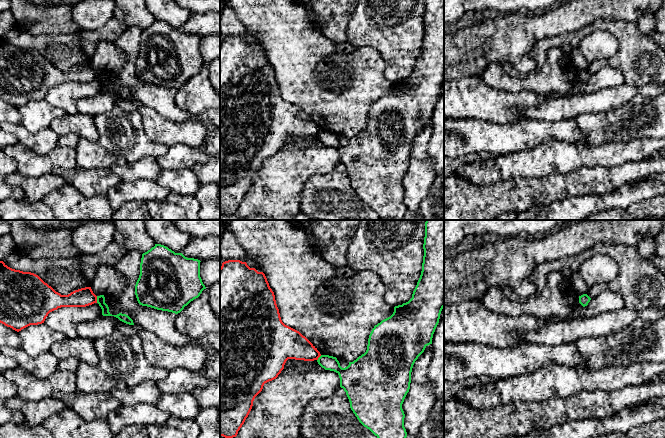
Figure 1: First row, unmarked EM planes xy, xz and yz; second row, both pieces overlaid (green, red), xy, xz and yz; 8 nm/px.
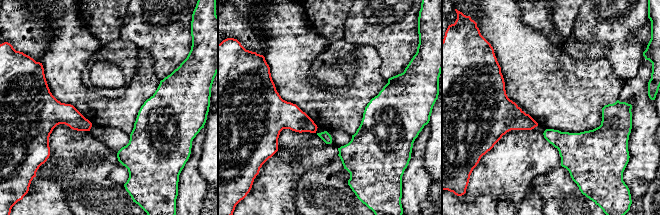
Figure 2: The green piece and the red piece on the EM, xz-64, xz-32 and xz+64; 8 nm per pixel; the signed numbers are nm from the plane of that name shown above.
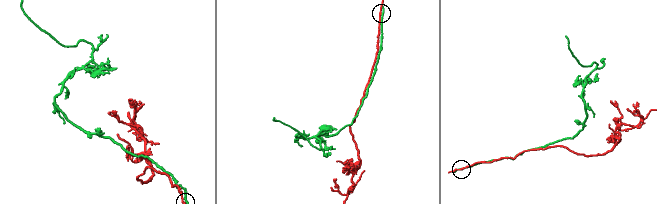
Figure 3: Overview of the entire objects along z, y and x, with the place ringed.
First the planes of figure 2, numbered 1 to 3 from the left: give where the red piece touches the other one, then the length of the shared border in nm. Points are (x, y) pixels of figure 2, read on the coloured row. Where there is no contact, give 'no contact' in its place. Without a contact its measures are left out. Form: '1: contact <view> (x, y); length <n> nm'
1: no contact
2: no contact
3: no contact

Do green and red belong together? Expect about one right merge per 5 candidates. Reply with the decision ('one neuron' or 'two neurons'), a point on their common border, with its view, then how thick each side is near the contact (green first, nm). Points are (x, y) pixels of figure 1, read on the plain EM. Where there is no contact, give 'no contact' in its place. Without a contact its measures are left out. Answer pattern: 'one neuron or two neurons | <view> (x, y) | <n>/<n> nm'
two neurons | xy (97, 75) | 60/150 nm

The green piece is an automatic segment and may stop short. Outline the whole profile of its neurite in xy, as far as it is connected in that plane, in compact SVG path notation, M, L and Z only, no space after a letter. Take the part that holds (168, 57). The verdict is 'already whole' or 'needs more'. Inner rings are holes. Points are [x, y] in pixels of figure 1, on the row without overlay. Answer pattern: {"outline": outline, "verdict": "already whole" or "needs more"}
{"outline": "M155 20L142 30L140 51L135 61L138 79L180 89L206 65L200 53L200 38Z", "verdict": "already whole"}

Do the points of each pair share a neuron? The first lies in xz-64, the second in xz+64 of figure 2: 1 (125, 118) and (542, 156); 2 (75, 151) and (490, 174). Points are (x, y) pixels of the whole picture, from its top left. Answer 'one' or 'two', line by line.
1: two
2: two

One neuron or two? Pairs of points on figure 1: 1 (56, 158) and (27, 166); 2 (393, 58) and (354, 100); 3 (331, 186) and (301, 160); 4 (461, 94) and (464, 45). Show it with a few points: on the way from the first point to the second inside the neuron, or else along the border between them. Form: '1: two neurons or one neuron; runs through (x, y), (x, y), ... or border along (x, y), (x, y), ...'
1: one neuron; runs through (49, 162), (34, 165)
2: two neurons; border along (372, 47), (384, 62), (384, 75), (394, 82)
3: two neurons; border along (339, 164), (327, 173), (311, 175), (301, 191)
4: two neurons; border along (479, 76), (463, 76), (454, 80)

